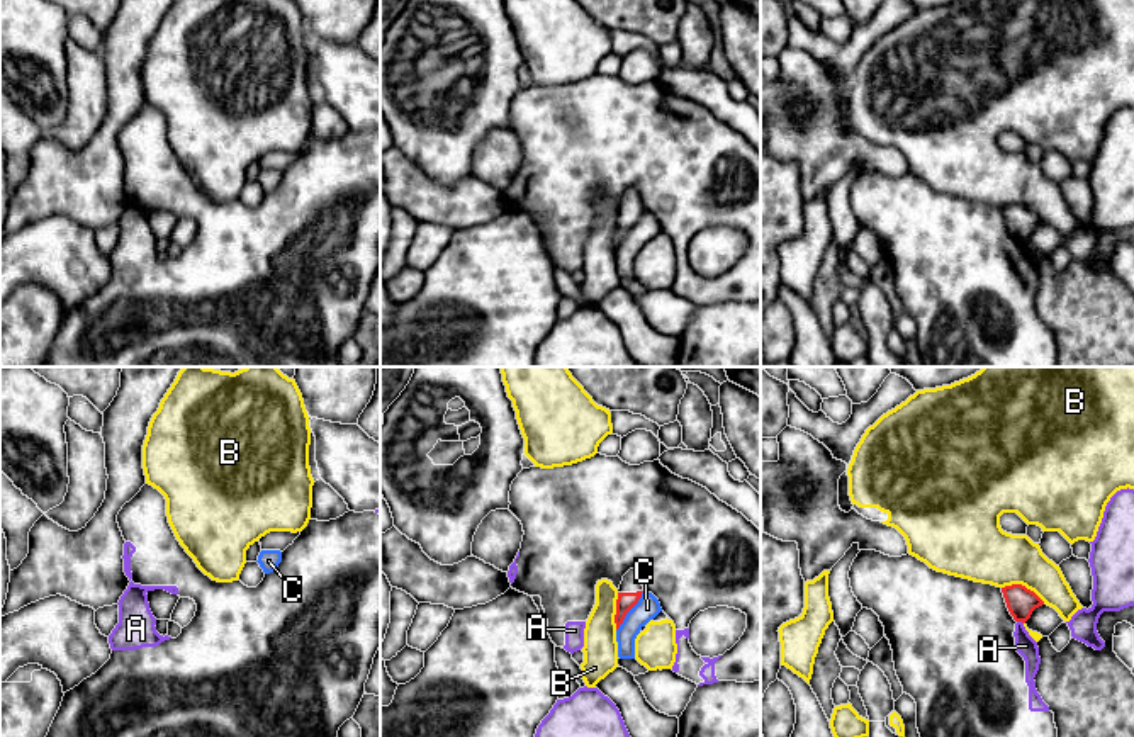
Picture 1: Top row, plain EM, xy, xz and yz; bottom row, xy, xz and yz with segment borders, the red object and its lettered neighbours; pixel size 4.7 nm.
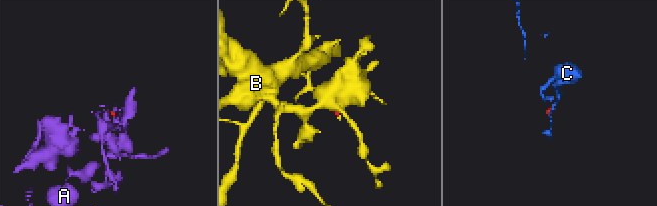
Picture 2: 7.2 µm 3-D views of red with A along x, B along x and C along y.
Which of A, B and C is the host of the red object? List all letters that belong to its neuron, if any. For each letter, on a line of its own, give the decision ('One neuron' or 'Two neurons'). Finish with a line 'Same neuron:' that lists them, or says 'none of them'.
A: Two neurons
B: Two neurons
C: Two neurons
Same neuron: none of them

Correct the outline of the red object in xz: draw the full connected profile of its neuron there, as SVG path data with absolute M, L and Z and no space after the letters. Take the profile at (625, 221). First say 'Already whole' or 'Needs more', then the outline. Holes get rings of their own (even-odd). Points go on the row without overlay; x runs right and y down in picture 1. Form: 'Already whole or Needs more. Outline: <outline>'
Needs more. Outline: M630 188L623 195L623 200L618 209L616 234L615 234L616 250L623 243L626 233L638 222L642 212L643 212L643 205L642 205L640 192L637 188Z

